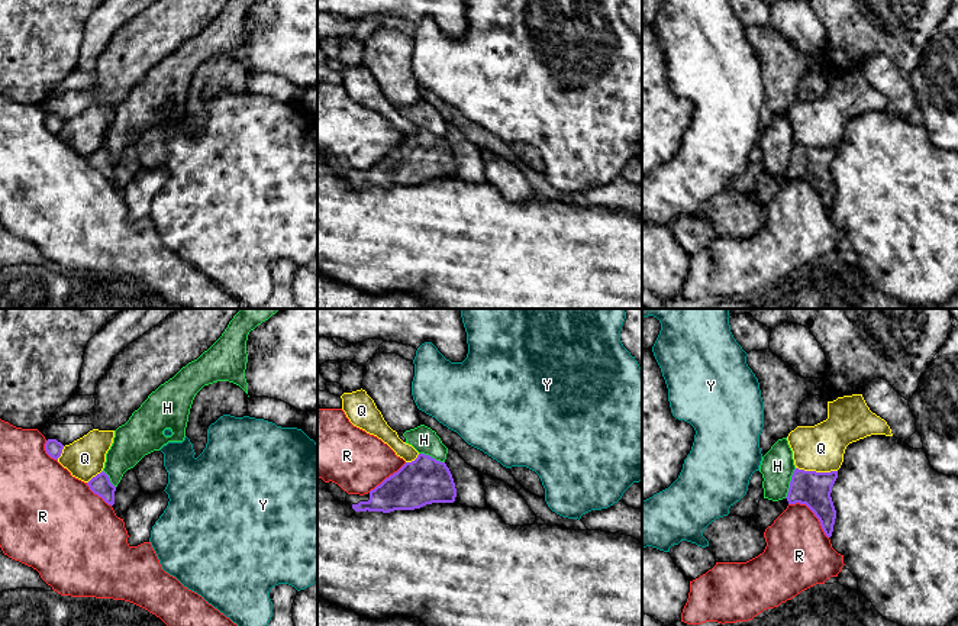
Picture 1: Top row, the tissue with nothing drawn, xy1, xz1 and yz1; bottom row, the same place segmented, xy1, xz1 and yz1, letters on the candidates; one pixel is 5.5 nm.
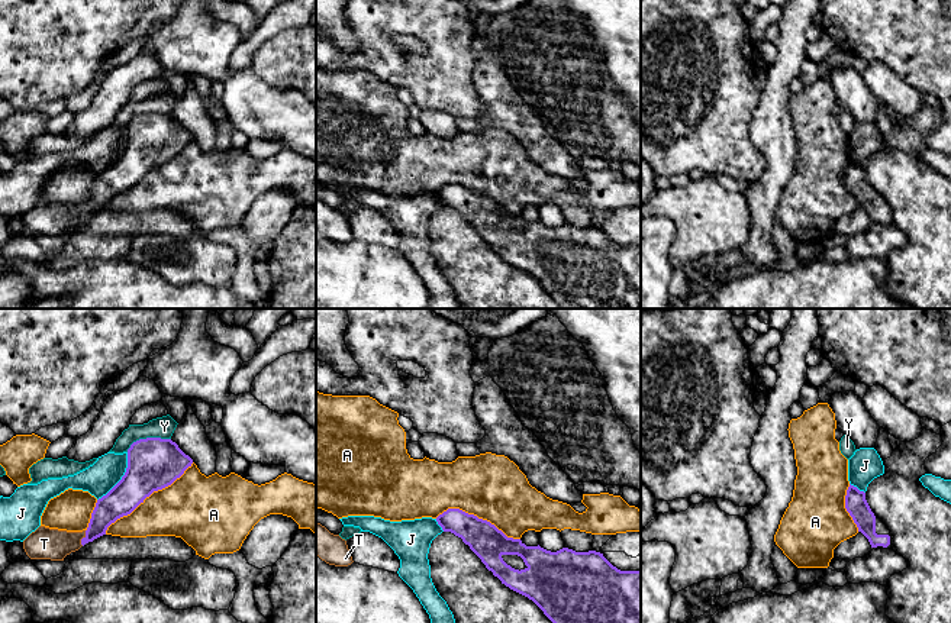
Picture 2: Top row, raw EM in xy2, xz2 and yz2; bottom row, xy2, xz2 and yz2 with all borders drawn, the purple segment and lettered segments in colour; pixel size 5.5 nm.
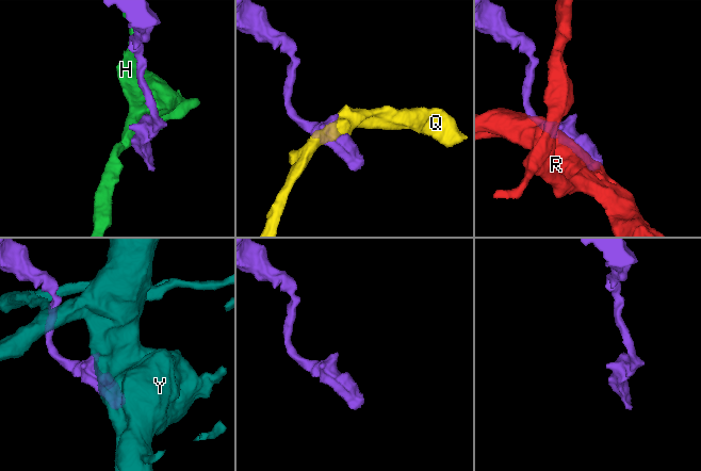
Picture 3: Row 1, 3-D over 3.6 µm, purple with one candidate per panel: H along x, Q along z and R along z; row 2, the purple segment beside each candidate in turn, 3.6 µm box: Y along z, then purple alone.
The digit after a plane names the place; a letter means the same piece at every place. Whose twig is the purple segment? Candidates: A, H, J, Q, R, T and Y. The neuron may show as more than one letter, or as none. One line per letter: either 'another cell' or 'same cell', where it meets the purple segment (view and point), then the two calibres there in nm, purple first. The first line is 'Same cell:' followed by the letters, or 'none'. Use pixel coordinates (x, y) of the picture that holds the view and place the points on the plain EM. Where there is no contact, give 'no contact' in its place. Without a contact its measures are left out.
Same cell: T
A: another cell; meets purple in xy2 at (147, 171); 280 nm thick on the purple side, 340 nm on the other
H: another cell; meets purple in yz1 at (790, 158); 190 nm thick on the purple side, 190 nm on the other
J: another cell; meets purple in xy2 at (122, 152); 280 nm thick on the purple side, 180 nm on the other
Q: another cell; meets purple in yz1 at (815, 147); 190 nm thick on the purple side, 260 nm on the other
R: another cell; meets purple in yz1 at (813, 187); 190 nm thick on the purple side, 360 nm on the other
T: same cell; meets purple in xy2 at (83, 213); 150 nm thick on the purple side, 180 nm on the other
Y: another cell; meets purple in xy2 at (147, 113); 280 nm thick on the purple side, 120 nm on the other

